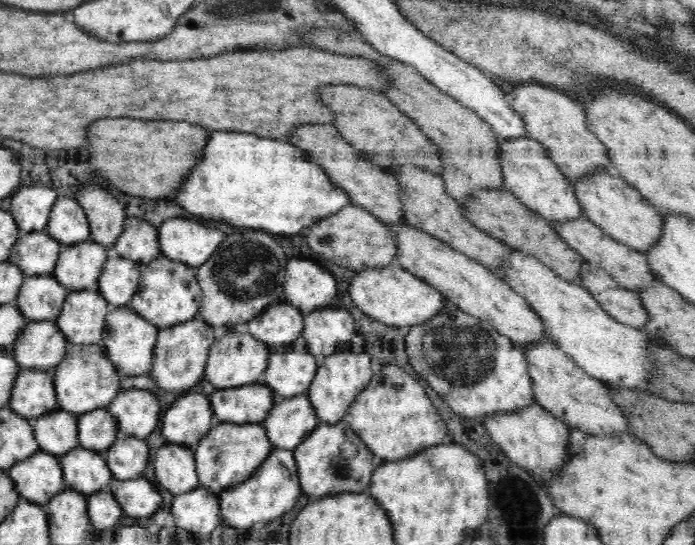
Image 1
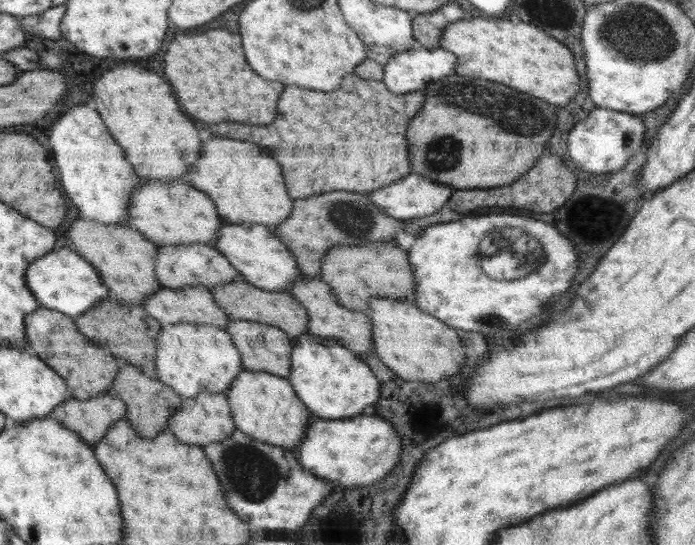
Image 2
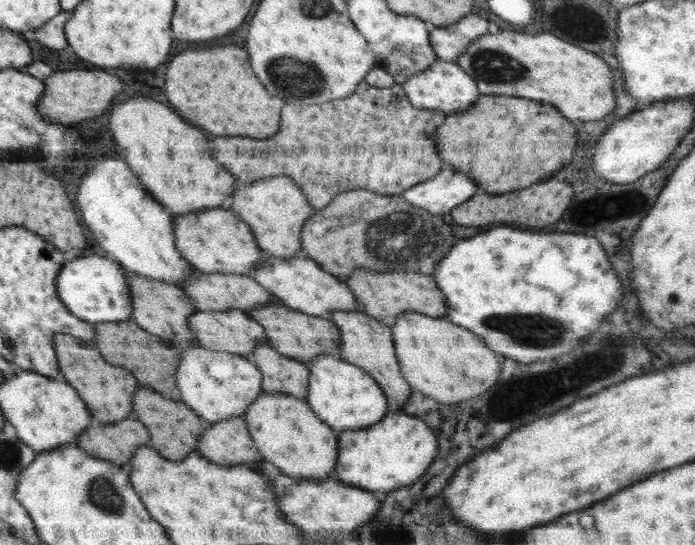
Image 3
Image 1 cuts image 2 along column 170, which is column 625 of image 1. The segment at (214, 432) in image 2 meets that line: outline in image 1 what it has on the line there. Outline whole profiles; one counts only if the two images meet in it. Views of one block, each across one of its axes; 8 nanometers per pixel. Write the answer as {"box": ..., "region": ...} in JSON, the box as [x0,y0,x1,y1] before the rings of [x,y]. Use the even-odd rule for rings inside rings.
{"box":[523,336,629,436],"region":[[[549,336],[523,350],[528,361],[528,373],[532,379],[535,400],[540,406],[550,411],[558,420],[564,421],[570,428],[587,431],[592,436],[618,436],[620,432],[629,433],[626,417],[612,401],[608,384],[586,373],[570,355],[560,350]]]}

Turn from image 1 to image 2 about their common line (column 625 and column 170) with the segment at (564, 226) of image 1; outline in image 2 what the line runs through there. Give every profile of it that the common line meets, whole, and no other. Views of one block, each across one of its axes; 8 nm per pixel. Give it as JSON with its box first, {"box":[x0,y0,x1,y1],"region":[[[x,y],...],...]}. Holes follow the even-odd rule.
{"box":[155,244,242,289],"region":[[[182,244],[181,246],[161,246],[157,250],[155,272],[162,287],[178,289],[198,286],[208,289],[242,278],[229,260],[214,247],[206,244]]]}

